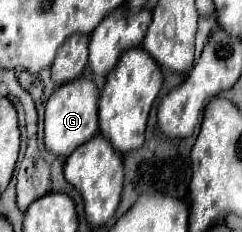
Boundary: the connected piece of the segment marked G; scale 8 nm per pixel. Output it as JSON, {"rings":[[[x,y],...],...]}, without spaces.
{"rings":[[[75,79],[69,81],[53,91],[45,105],[45,147],[65,159],[73,149],[89,141],[97,133],[97,101],[99,101],[99,89],[91,79]]]}

